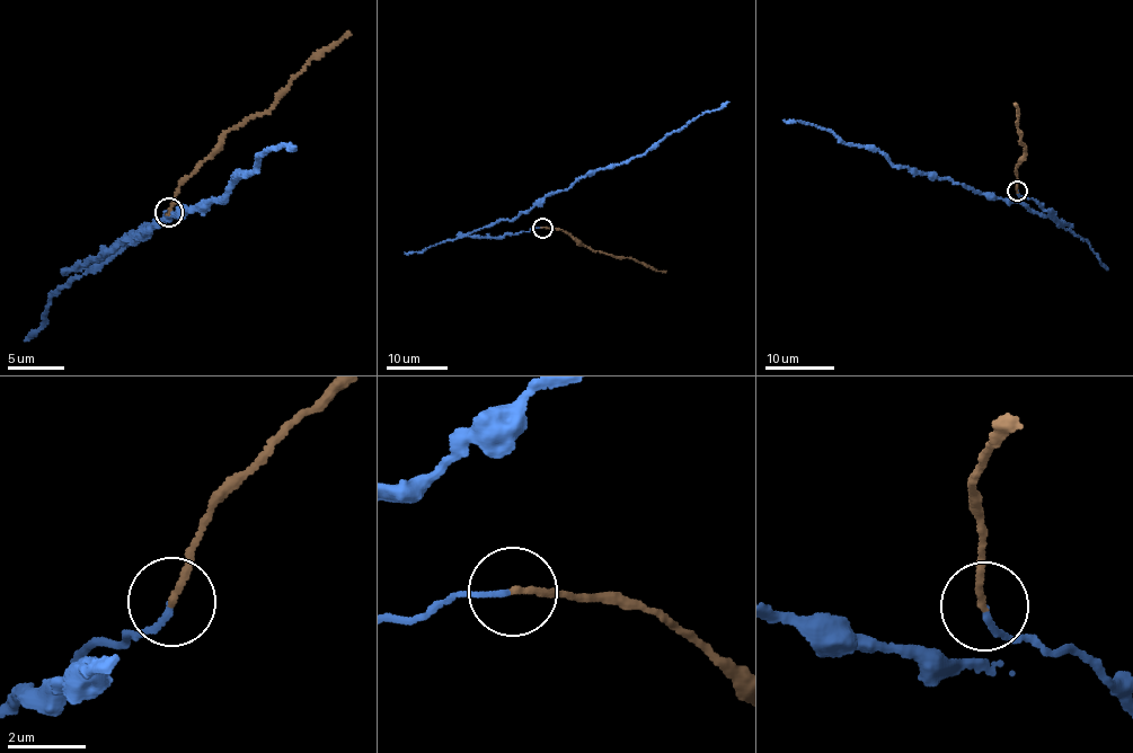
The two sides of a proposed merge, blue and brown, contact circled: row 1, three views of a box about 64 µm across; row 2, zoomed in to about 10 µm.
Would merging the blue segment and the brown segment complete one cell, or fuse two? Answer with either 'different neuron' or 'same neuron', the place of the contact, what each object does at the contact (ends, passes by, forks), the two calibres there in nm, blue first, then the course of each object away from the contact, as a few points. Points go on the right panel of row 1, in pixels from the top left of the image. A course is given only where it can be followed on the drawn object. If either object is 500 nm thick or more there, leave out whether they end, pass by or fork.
different neuron; place (1017, 191); blue ends; brown ends; calibres 130 and 160 nm; course blue (1018, 191), (1062, 223), (1018, 202), (900, 167), (815, 125), (782, 120); course brown (1017, 191), (1015, 173), (1024, 149), (1014, 103)

